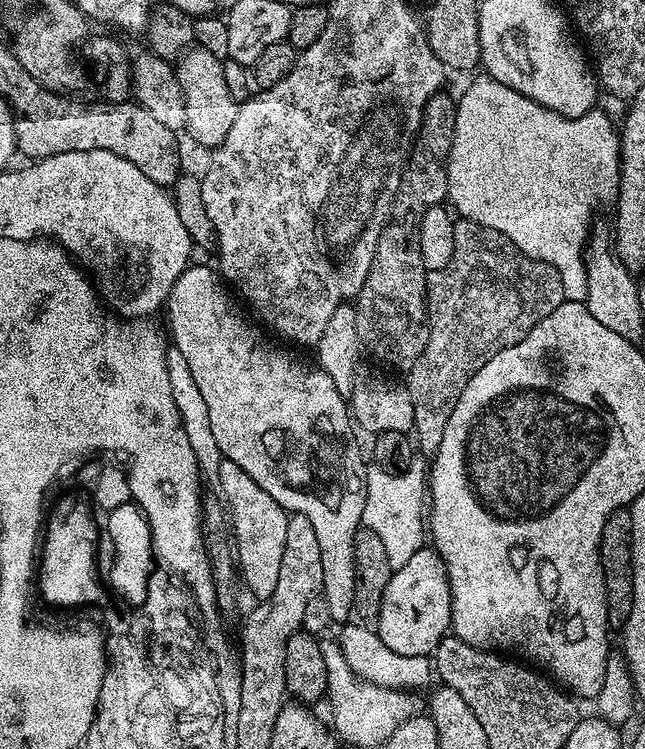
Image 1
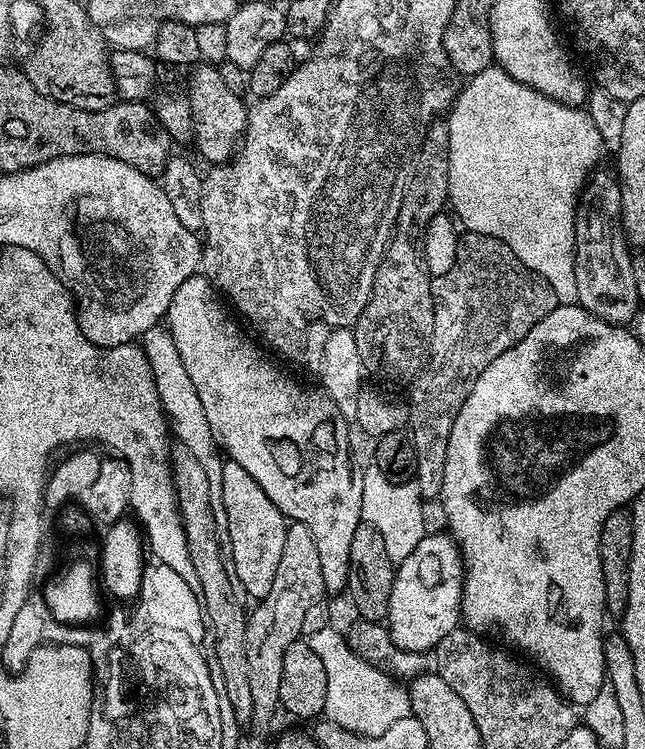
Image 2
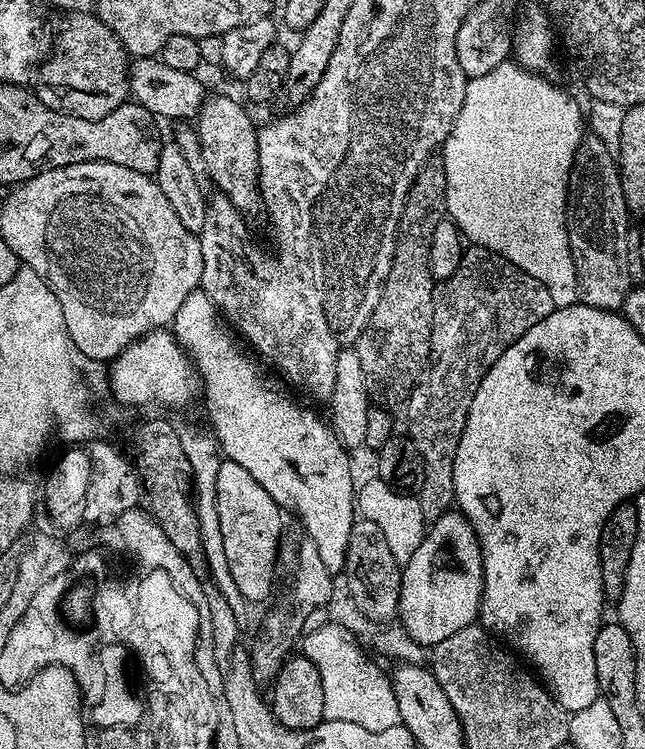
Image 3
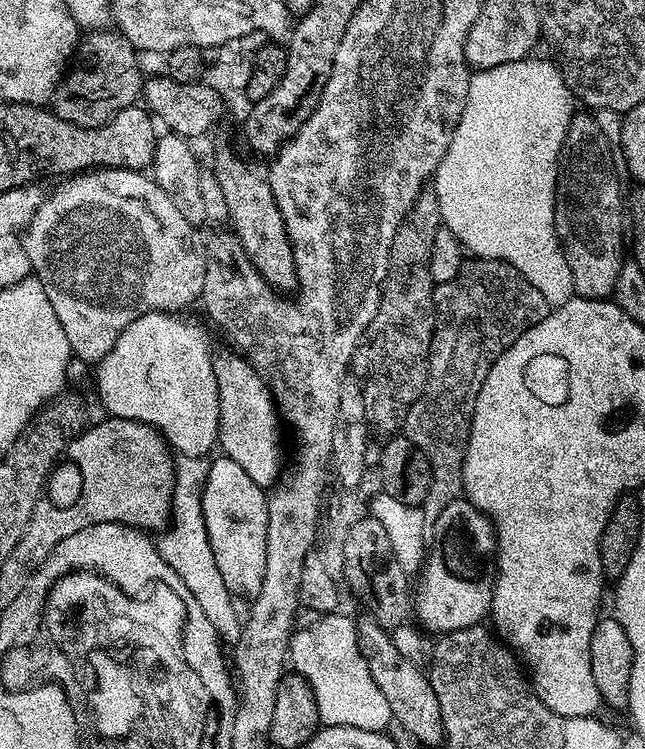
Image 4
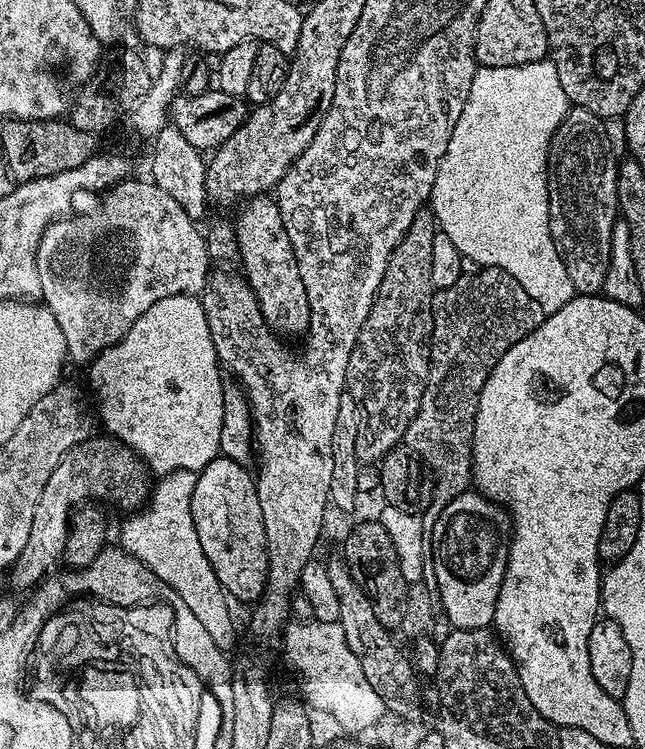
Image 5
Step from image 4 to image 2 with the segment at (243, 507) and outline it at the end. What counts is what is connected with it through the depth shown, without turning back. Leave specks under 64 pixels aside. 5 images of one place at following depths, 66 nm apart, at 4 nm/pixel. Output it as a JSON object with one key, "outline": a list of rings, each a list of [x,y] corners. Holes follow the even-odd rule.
{"outline":[[[224,460],[222,490],[218,493],[218,500],[224,506],[224,524],[226,529],[228,528],[226,544],[227,547],[228,544],[232,547],[232,556],[230,552],[231,575],[245,597],[247,597],[246,595],[253,596],[253,601],[256,602],[264,600],[266,594],[270,594],[270,590],[274,586],[274,574],[278,574],[278,561],[282,558],[282,545],[286,543],[289,521],[280,513],[278,506],[274,506],[274,502],[270,502],[270,498],[266,498],[266,490],[262,490],[262,486],[258,486],[258,482],[254,482],[254,478],[250,478],[250,474],[246,474],[246,470],[242,470],[242,466],[238,466],[238,462],[233,460]]]}

